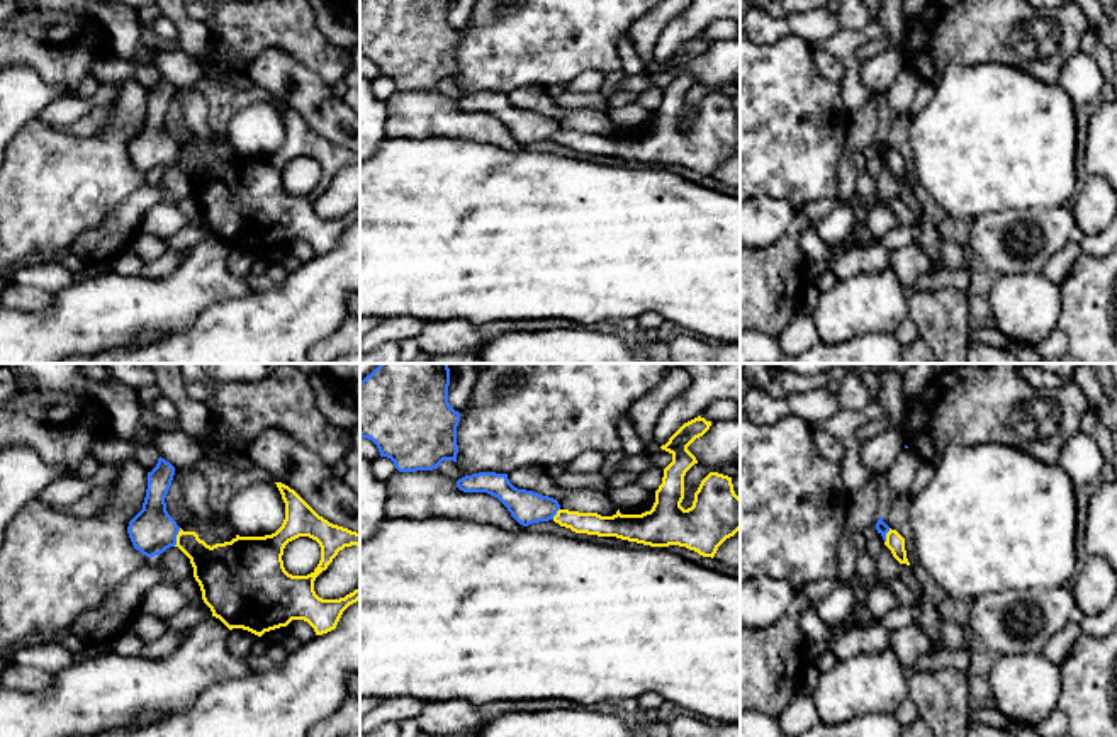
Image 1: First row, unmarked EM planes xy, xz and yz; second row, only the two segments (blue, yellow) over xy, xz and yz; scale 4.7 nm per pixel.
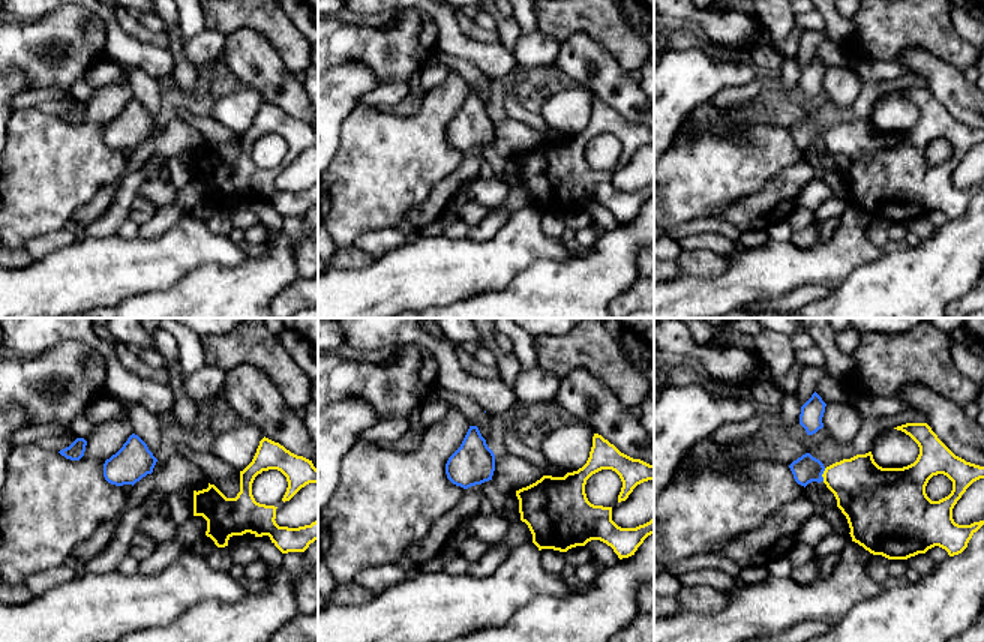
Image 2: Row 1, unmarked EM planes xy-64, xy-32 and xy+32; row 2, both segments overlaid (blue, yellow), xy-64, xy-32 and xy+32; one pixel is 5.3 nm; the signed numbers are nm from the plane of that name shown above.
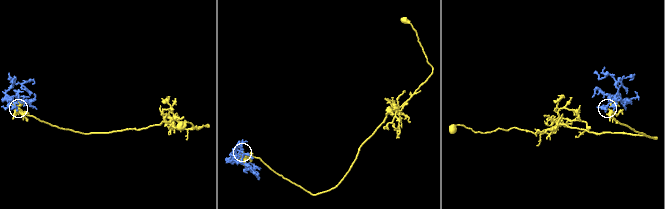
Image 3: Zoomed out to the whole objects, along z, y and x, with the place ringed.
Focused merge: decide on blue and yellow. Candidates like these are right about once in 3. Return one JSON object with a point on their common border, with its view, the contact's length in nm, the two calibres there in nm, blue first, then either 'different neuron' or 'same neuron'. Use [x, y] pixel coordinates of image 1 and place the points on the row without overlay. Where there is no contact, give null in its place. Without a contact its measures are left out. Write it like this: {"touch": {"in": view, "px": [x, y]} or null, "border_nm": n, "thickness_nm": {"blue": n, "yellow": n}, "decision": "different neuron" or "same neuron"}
{"touch": {"in": "xy", "px": [175, 157]}, "border_nm": 90, "thickness_nm": {"blue": 220, "yellow": 220}, "decision": "different neuron"}

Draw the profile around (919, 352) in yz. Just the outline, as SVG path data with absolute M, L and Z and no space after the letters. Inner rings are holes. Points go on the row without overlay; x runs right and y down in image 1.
M917 338L912 345L901 348L901 363L939 363L923 338Z

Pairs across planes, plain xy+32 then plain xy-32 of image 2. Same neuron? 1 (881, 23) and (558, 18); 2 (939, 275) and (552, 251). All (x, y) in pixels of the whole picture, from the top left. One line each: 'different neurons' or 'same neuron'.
1: same neuron
2: different neurons

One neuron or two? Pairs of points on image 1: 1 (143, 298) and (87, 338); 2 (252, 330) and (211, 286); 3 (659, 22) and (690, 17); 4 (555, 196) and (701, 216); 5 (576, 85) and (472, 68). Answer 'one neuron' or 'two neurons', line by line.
1: one neuron
2: two neurons
3: two neurons
4: one neuron
5: two neurons

